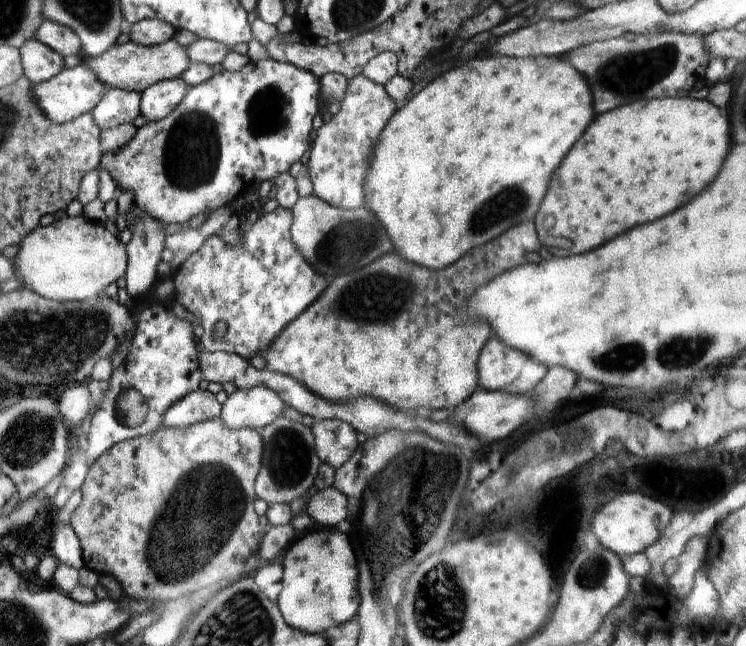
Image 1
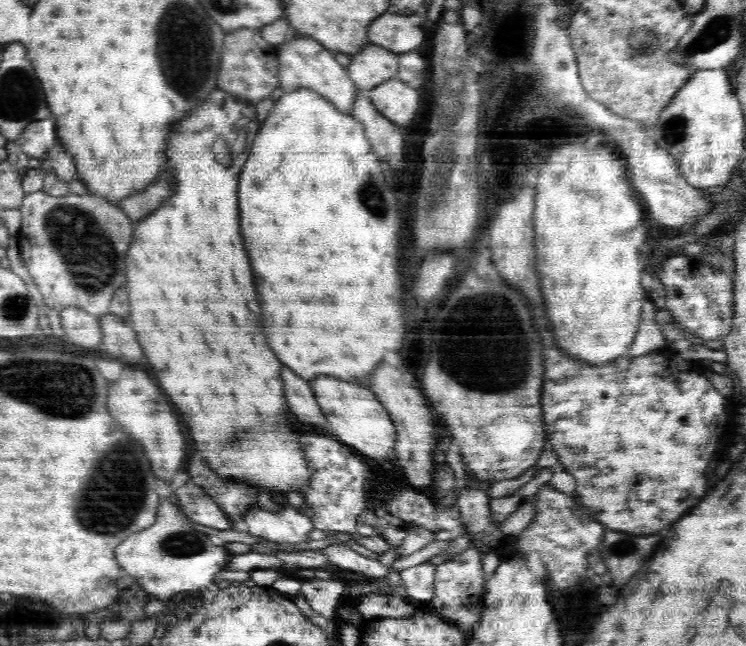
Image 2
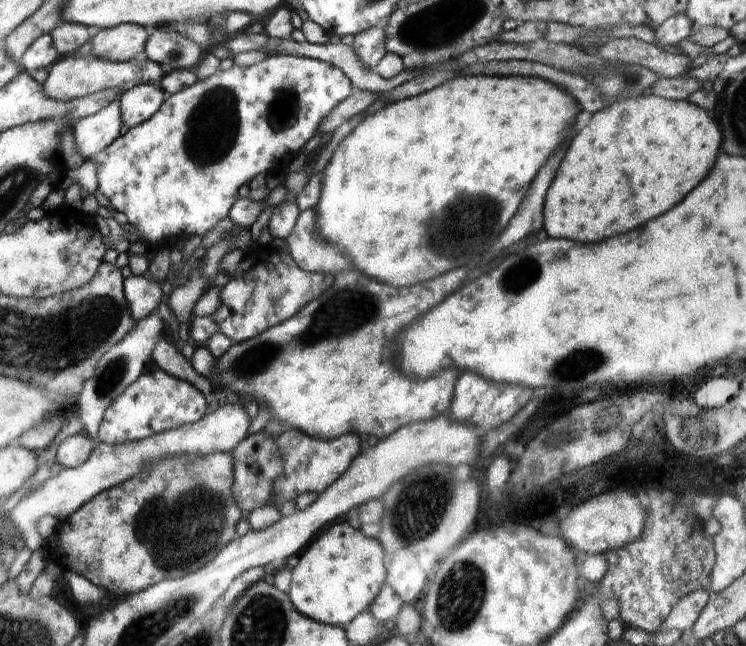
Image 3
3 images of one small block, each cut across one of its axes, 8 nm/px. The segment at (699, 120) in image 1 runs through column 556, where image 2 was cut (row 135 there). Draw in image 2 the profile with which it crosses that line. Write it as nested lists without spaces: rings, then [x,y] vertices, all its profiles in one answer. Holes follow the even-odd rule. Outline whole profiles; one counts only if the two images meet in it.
[[[214,89],[198,108],[192,110],[192,114],[188,114],[188,118],[174,126],[172,136],[168,136],[166,174],[174,182],[174,192],[172,200],[164,202],[164,208],[154,210],[134,227],[132,246],[128,247],[126,256],[126,290],[132,314],[128,320],[152,364],[154,376],[158,376],[160,388],[188,422],[188,434],[194,438],[196,448],[216,474],[230,480],[250,482],[262,490],[274,490],[274,499],[301,500],[310,486],[311,472],[296,444],[296,436],[290,430],[280,360],[266,344],[260,328],[262,312],[240,234],[236,200],[238,176],[261,125],[253,107],[249,100]],[[178,134],[184,134],[184,138],[174,140]]]

